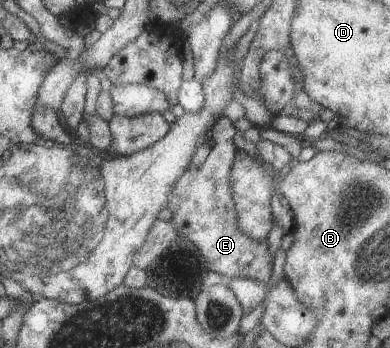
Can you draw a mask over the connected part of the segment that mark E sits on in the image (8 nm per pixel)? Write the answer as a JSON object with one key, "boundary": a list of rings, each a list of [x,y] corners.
{"boundary":[[[223,116],[216,120],[210,132],[211,150],[204,161],[197,168],[188,168],[177,177],[175,184],[169,193],[168,205],[166,208],[172,211],[171,223],[175,226],[178,239],[182,238],[193,243],[206,263],[209,263],[209,270],[225,276],[225,280],[236,278],[256,280],[265,286],[272,283],[273,256],[268,252],[266,240],[258,241],[256,238],[248,237],[239,228],[235,199],[231,190],[232,164],[236,157],[237,147],[233,137],[237,129],[228,117]]]}

